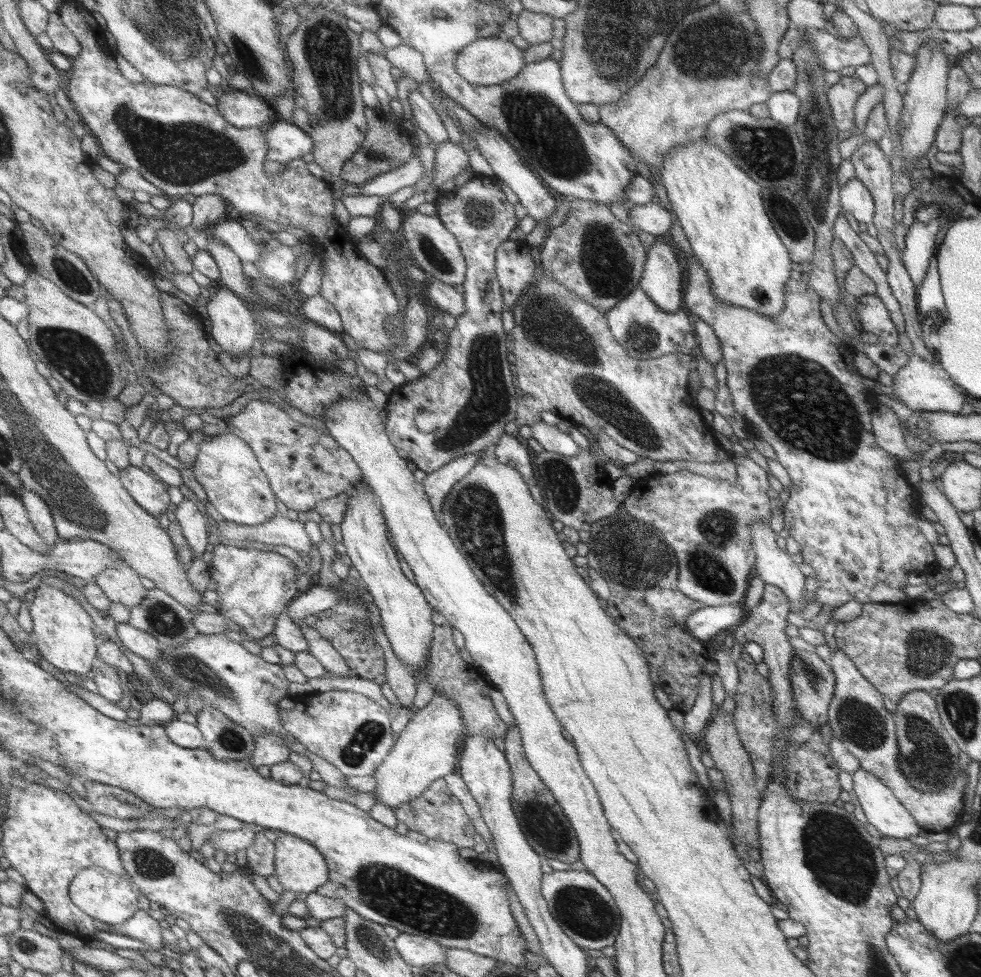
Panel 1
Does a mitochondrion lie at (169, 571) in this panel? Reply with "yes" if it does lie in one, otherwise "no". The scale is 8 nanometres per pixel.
no

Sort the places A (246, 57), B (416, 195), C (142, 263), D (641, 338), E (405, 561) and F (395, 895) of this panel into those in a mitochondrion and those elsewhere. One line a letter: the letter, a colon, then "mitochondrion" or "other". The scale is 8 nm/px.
A: mitochondrion
B: other
C: other
D: mitochondrion
E: other
F: mitochondrion

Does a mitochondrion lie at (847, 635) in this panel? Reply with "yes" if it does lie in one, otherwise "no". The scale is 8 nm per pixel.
no

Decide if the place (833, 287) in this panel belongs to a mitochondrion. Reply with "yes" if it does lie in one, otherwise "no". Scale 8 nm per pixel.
no

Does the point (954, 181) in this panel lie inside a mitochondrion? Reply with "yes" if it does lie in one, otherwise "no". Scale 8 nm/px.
no

